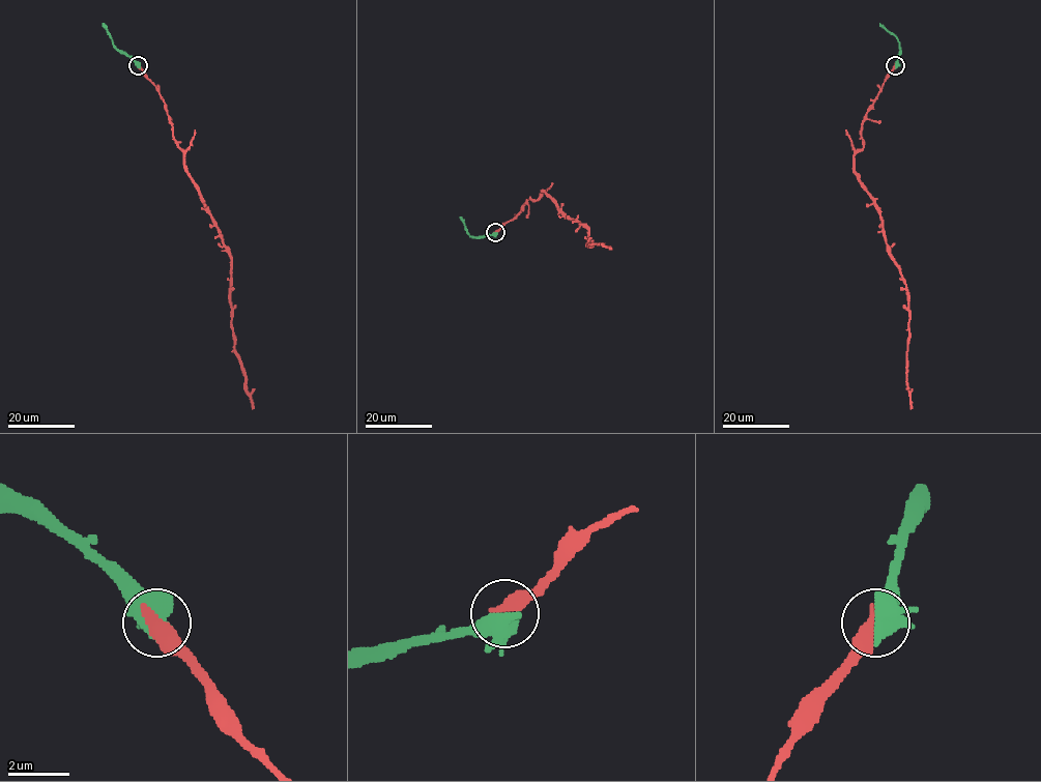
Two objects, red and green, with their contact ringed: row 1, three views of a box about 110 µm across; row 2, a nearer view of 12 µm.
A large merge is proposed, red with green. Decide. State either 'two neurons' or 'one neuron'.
one neuron

